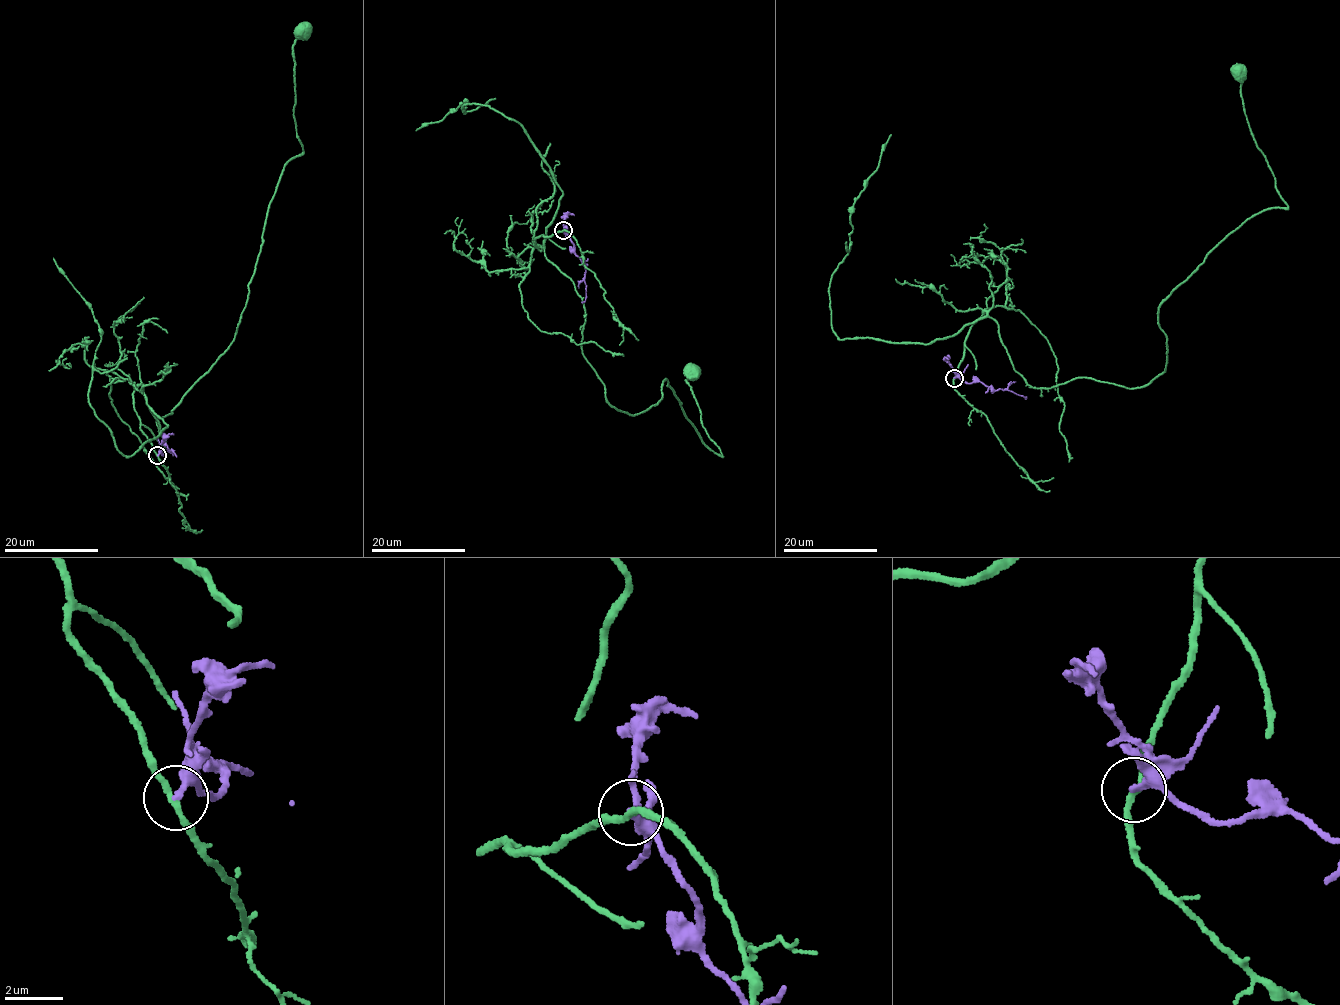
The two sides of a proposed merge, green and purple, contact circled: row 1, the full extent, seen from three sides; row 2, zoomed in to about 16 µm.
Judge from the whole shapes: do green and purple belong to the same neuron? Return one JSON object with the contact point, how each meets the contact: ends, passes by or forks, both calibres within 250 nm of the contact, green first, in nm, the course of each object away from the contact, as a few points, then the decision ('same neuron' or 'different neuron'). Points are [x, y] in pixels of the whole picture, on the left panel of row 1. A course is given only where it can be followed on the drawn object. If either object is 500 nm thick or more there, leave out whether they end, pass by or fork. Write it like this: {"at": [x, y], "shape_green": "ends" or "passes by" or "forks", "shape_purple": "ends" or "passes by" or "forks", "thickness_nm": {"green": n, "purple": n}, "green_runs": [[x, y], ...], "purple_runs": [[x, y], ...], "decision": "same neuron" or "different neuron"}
{"at": [157, 455], "shape_green": "passes by", "shape_purple": "ends", "thickness_nm": {"green": 200, "purple": 320}, "green_runs": [[157, 455], [133, 394], [165, 441], [155, 420], [232, 341], [268, 204], [303, 152], [303, 31]], "purple_runs": [[157, 455], [164, 455], [166, 449], [172, 452], [169, 449], [161, 455]], "decision": "different neuron"}

